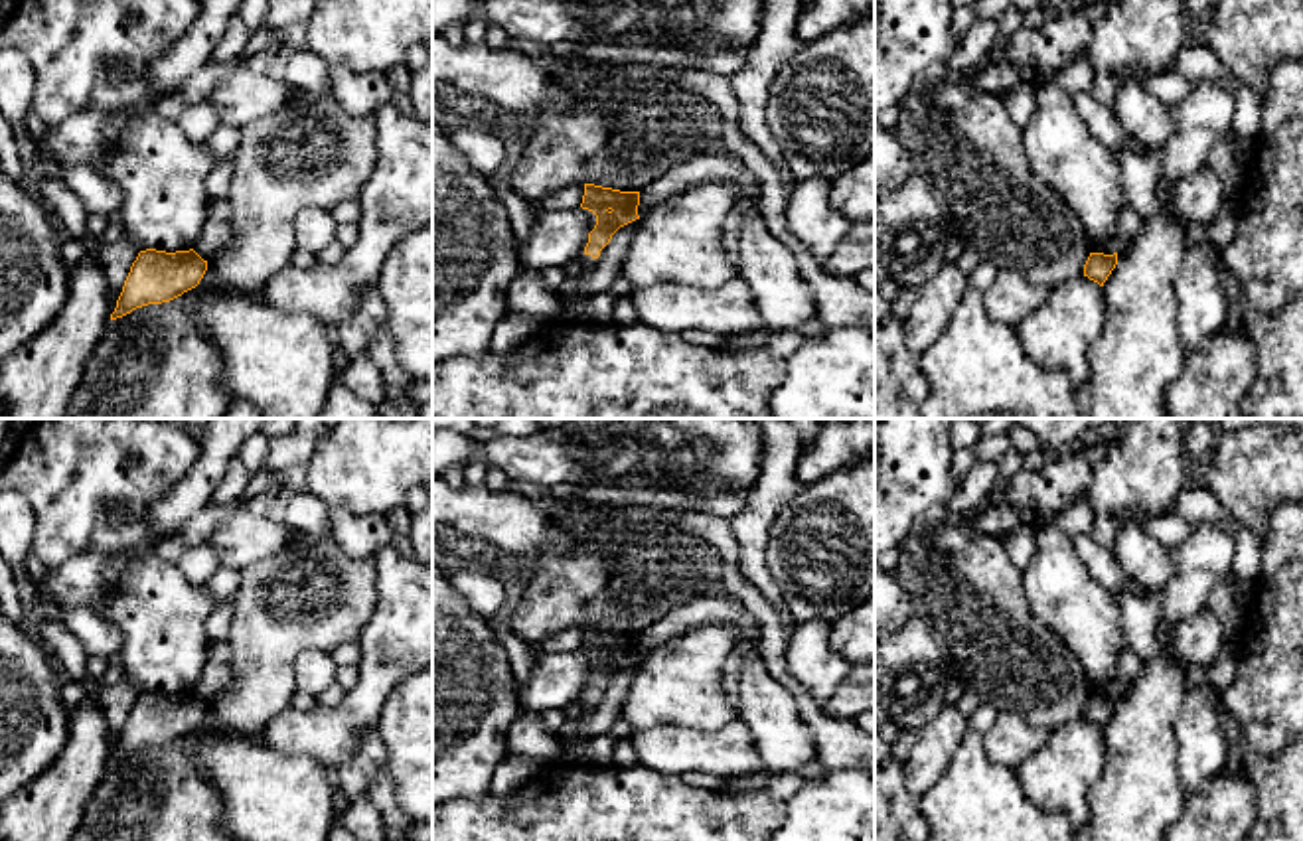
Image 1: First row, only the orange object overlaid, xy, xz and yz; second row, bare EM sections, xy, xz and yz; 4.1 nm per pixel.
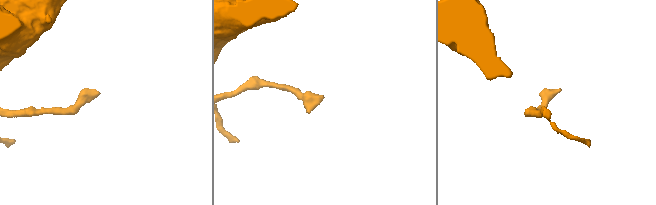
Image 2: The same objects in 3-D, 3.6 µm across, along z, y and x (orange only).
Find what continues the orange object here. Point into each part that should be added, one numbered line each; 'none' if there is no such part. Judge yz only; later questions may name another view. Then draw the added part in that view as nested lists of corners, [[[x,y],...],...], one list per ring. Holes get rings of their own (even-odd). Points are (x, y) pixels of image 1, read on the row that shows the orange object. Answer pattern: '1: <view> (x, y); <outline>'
none

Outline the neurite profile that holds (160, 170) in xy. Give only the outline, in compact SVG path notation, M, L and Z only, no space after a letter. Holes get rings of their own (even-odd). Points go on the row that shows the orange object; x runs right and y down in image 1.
M85 109L57 128L30 126L41 160L87 166L122 191L116 211L124 237L140 251L190 251L209 209L207 176L215 160L178 120L148 109Z

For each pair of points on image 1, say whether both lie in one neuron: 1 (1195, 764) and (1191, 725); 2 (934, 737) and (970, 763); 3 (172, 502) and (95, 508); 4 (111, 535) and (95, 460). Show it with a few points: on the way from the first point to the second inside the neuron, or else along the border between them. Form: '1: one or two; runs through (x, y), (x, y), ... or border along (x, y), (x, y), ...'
1: one; runs through (1195, 755), (1195, 735)
2: two; border along (968, 727), (950, 766), (928, 790)
3: two; border along (186, 472), (143, 520)
4: two; border along (143, 520), (99, 528), (83, 549)

